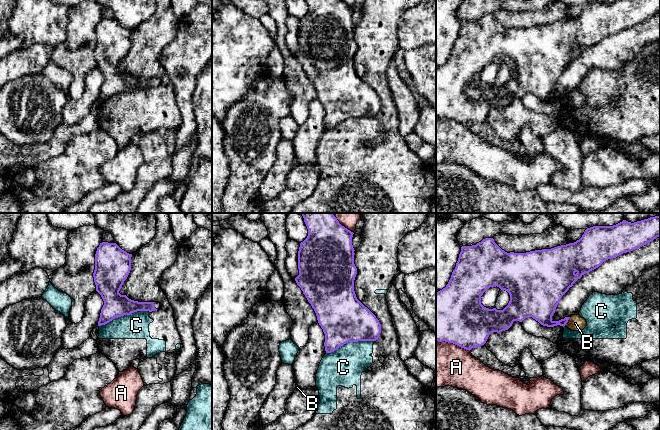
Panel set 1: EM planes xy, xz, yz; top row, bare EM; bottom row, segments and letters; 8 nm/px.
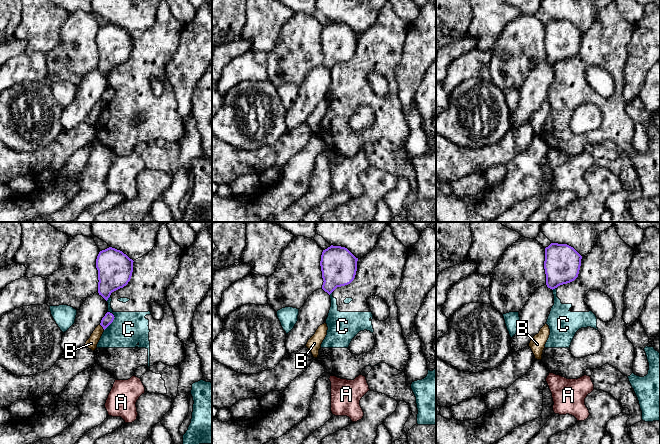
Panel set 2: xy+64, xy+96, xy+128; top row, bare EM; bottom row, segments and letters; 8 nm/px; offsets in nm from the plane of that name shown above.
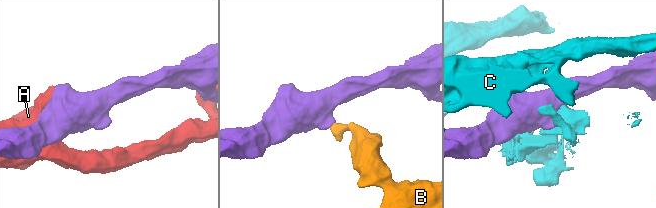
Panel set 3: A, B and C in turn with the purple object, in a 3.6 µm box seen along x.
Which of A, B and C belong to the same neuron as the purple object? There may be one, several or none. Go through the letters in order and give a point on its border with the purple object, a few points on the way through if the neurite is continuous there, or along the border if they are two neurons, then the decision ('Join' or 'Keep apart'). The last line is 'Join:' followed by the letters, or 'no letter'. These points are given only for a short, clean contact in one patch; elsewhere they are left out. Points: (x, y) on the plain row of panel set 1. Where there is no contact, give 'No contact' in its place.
A: Touches purple at yz (453, 119). Keep apart
B: Touches purple at yz (567, 97). Boundary: yz (570, 93), (564, 101). Keep apart
C: Touches purple at xy (125, 90). Keep apart
Join: no letter

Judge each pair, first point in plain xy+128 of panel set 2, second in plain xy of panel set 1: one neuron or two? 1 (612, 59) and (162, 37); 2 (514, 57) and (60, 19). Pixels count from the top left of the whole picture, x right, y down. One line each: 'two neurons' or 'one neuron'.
1: one neuron
2: two neurons

